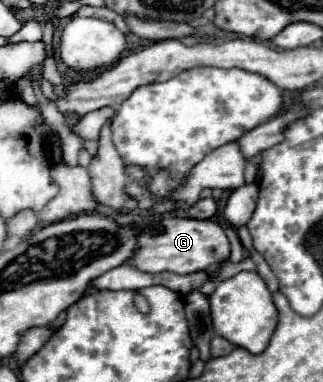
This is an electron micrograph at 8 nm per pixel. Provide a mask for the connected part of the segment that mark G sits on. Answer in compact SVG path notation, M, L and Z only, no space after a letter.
M115 215L119 223L137 223L137 225L147 225L153 221L159 221L163 225L163 231L153 231L153 229L143 229L139 235L139 253L131 261L137 269L147 271L147 273L195 273L201 269L209 269L213 265L221 265L223 261L229 261L231 245L229 239L223 231L223 227L215 219L179 219L179 217L149 217L143 219L139 215Z

